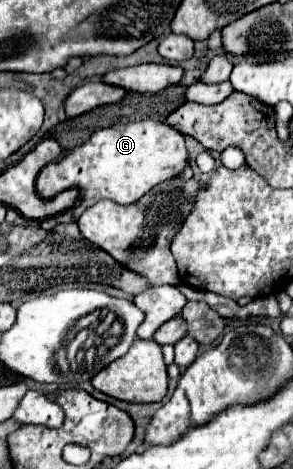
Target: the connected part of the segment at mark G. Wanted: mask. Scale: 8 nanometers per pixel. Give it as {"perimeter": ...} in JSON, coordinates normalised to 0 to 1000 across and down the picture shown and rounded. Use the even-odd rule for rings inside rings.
{"perimeter":[[[491,254],[437,267],[396,262],[382,271],[334,275],[314,284],[300,301],[232,322],[212,343],[164,348],[137,365],[123,382],[123,407],[137,412],[137,420],[184,420],[246,399],[259,399],[280,416],[253,441],[184,463],[143,467],[137,484],[171,493],[198,475],[246,475],[341,424],[382,424],[410,437],[464,433],[526,394],[621,369],[635,348],[642,348],[642,322],[628,309],[628,292],[621,284],[594,279],[594,271],[580,271],[573,262]]]}

